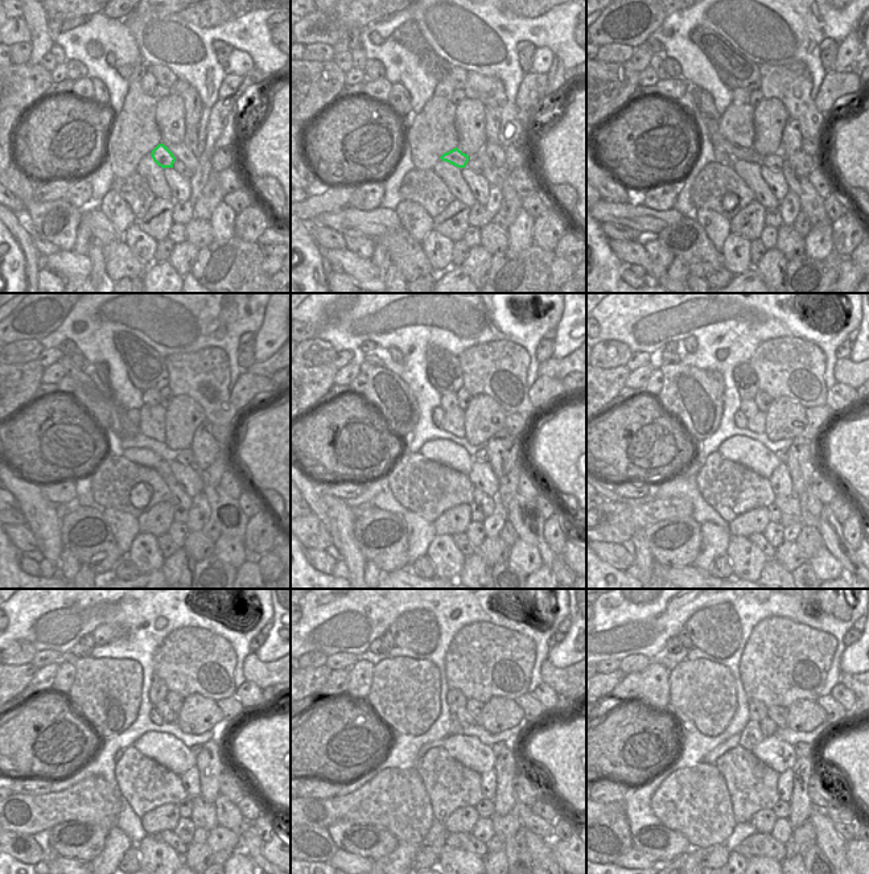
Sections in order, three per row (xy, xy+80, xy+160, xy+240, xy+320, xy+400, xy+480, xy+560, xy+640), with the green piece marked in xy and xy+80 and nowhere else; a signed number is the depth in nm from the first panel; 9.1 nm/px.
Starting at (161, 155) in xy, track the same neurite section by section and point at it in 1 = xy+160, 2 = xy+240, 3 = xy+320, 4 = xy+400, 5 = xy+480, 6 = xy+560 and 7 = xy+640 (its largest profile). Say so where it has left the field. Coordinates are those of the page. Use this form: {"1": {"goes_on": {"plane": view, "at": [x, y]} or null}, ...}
{"1": {"goes_on": {"plane": "xy+160", "at": [746, 153]}}, "2": {"goes_on": {"plane": "xy+240", "at": [124, 428]}}, "3": {"goes_on": {"plane": "xy+320", "at": [384, 354]}}, "4": {"goes_on": {"plane": "xy+400", "at": [690, 345]}}, "5": {"goes_on": {"plane": "xy+480", "at": [104, 634]}}, "6": {"goes_on": {"plane": "xy+560", "at": [416, 630]}}, "7": {"goes_on": {"plane": "xy+640", "at": [716, 630]}}}

